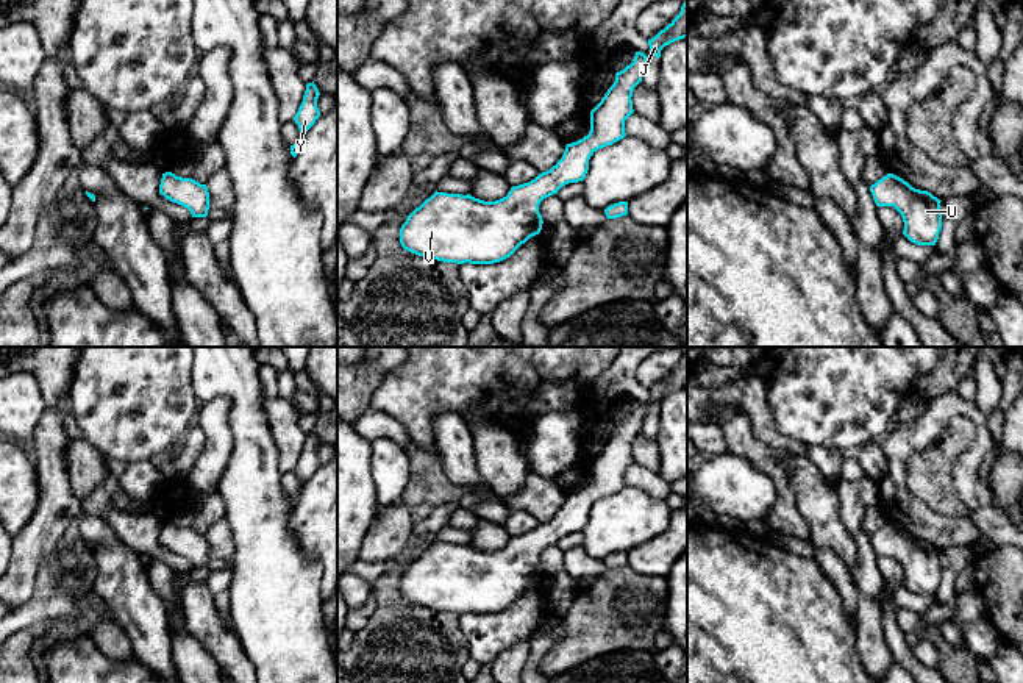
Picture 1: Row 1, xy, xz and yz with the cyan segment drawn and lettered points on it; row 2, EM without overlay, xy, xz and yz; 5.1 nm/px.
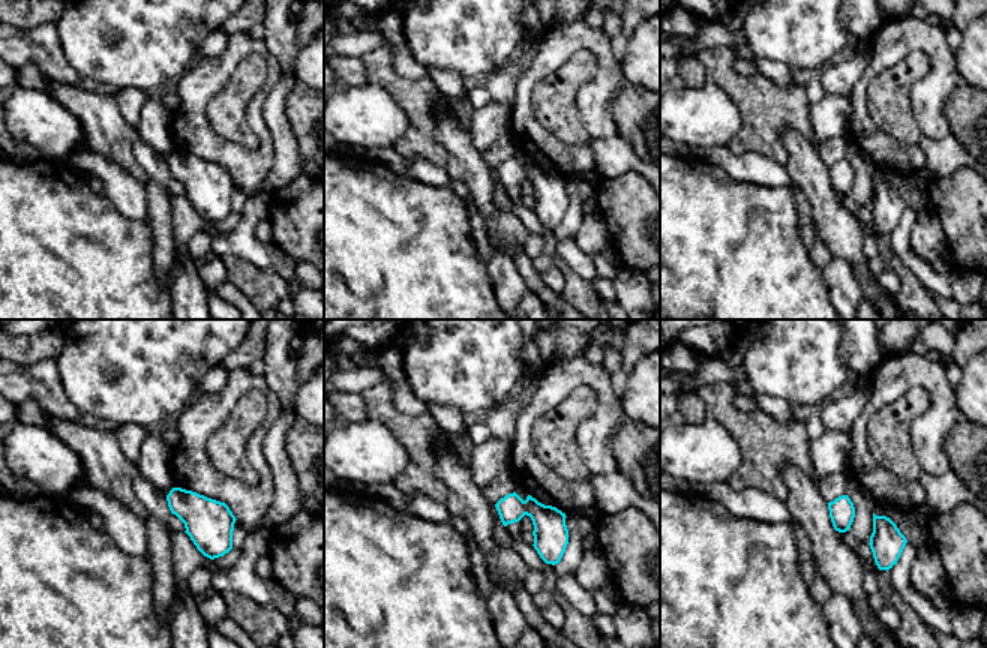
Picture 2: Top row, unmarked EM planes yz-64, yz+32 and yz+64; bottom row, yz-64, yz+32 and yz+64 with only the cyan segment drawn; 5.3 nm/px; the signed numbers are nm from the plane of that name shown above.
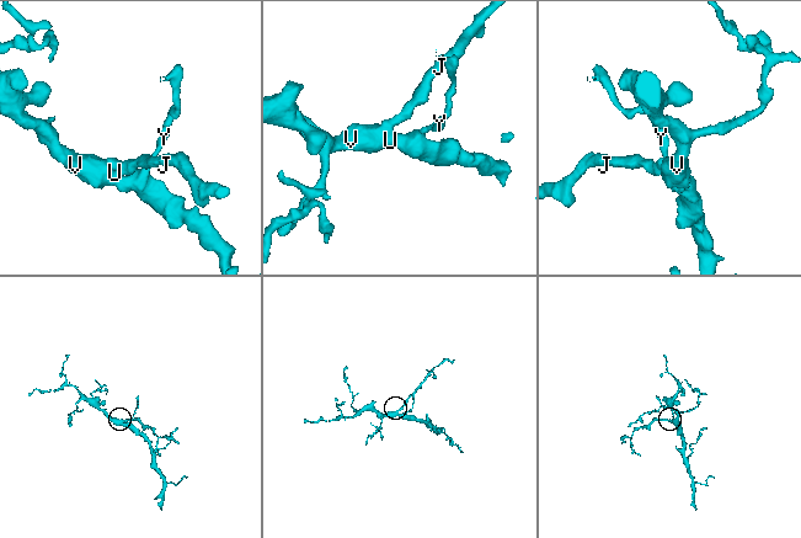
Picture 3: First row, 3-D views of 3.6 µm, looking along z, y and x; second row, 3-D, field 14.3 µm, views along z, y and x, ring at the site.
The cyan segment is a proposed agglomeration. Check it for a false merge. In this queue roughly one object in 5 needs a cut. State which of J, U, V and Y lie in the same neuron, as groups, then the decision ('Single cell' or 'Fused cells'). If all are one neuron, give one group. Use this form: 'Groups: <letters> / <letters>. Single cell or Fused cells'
Groups: J U V Y. Single cell

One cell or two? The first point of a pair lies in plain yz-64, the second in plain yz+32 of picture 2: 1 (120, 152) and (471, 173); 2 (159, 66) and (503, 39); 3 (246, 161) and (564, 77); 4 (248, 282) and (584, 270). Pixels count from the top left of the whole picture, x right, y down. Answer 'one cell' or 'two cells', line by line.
1: one cell
2: one cell
3: two cells
4: two cells

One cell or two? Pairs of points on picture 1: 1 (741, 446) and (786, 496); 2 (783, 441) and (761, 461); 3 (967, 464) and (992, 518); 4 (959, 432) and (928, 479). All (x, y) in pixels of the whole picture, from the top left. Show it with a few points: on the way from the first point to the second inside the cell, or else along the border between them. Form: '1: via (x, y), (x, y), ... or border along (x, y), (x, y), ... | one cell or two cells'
1: via (755, 450), (778, 474), (781, 482) | one cell
2: border along (750, 422), (752, 432), (766, 444), (795, 455) | two cells
3: border along (990, 502), (970, 511) | two cells
4: via (951, 443), (933, 468) | one cell

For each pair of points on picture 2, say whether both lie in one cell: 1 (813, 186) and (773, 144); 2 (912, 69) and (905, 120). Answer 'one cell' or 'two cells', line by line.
1: two cells
2: one cell

